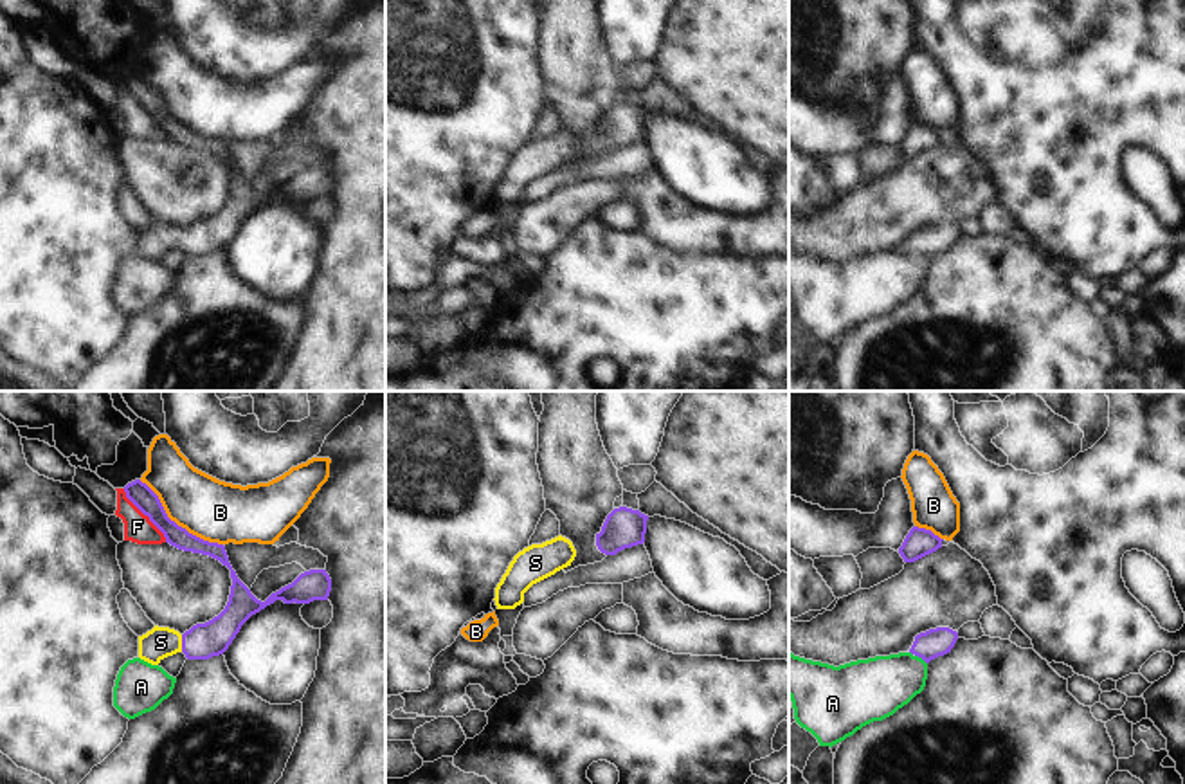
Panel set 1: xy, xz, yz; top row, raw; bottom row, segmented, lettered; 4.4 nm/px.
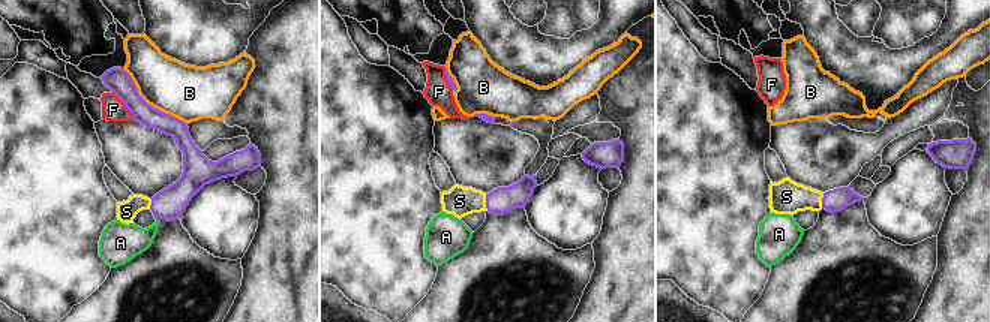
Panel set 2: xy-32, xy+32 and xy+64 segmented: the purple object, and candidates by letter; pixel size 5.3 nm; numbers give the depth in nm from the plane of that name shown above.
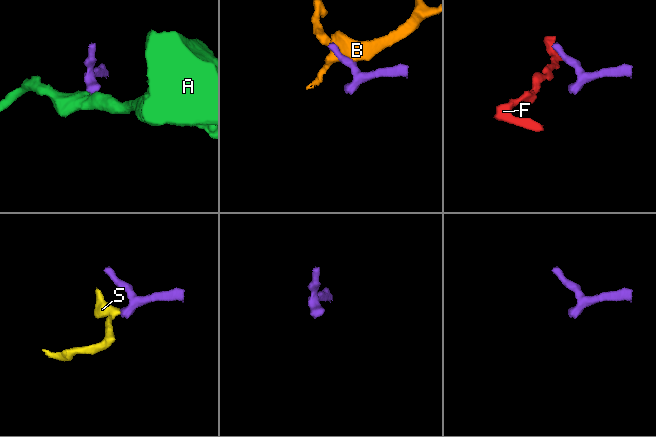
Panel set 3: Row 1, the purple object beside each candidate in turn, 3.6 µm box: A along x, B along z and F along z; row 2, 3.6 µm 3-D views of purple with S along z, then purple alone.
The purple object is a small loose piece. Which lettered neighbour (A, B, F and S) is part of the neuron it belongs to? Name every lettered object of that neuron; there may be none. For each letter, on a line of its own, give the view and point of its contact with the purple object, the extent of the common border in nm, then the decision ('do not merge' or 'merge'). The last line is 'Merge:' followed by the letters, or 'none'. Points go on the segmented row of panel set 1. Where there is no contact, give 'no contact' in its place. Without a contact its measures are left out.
A: meets purple in yz at (921, 656); contact 70 nm long; do not merge
B: meets purple in xy at (175, 523); contact 480 nm long; do not merge
F: meets purple in xy at (146, 514); contact 300 nm long; do not merge
S: meets purple in xy at (182, 644); contact 80 nm long; merge
Merge: S

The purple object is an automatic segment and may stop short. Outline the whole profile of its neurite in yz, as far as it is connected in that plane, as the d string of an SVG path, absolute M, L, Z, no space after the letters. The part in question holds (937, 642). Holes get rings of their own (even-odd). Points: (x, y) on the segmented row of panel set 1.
M949 627L929 629L915 636L909 652L929 663L931 660L951 652L956 640L958 633Z

